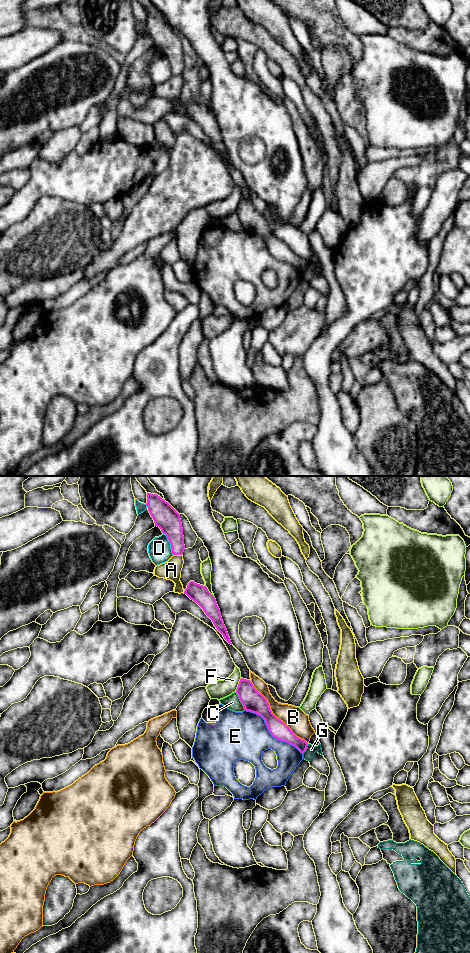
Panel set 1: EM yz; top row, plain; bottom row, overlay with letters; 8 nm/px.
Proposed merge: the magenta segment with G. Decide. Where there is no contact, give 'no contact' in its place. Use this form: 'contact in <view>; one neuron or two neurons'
contact in yz; two neurons

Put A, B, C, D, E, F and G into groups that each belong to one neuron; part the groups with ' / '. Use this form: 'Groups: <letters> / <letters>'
Groups: A / B / C / D / E / F / G

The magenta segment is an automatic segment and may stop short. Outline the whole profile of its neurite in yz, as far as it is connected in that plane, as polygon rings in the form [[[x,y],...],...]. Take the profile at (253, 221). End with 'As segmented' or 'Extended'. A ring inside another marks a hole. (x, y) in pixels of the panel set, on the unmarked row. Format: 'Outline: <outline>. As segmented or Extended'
Outline: [[[241,198],[236,213],[246,231],[256,233],[265,240],[273,257],[295,266],[302,274],[306,271],[308,263],[297,257],[283,241],[272,233],[267,219],[256,210],[250,200]]]. As segmented

